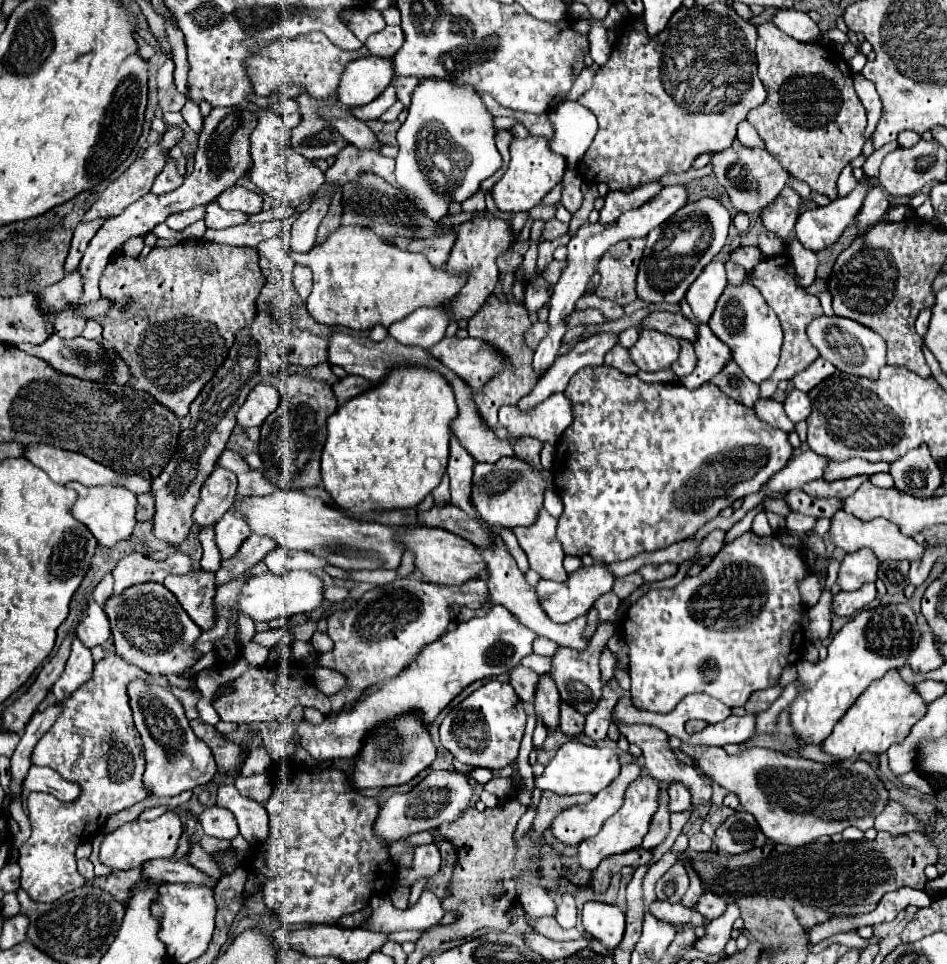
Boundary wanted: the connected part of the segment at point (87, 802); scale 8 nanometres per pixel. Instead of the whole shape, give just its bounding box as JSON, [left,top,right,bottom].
[18,655,200,903]

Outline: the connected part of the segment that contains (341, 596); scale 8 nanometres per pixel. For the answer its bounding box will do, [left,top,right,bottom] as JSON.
[322,587,348,601]

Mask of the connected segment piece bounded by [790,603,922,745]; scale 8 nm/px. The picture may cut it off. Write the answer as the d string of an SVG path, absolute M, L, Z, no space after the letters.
M906 603L882 605L878 609L860 611L856 617L852 617L828 645L826 661L812 665L800 659L796 663L798 679L808 689L790 705L790 719L802 743L820 745L832 733L836 721L854 705L854 701L872 681L906 665L906 659L910 651L914 651L920 637L922 631L918 627L918 617Z

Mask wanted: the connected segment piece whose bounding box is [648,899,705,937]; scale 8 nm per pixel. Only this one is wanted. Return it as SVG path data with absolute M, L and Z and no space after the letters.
M658 901L648 905L648 911L652 911L652 915L656 919L668 921L668 923L692 923L696 925L695 933L697 937L702 937L705 928L702 927L704 919L702 915L698 915L696 911L690 911L690 907L682 907L682 903L668 903L668 901Z

